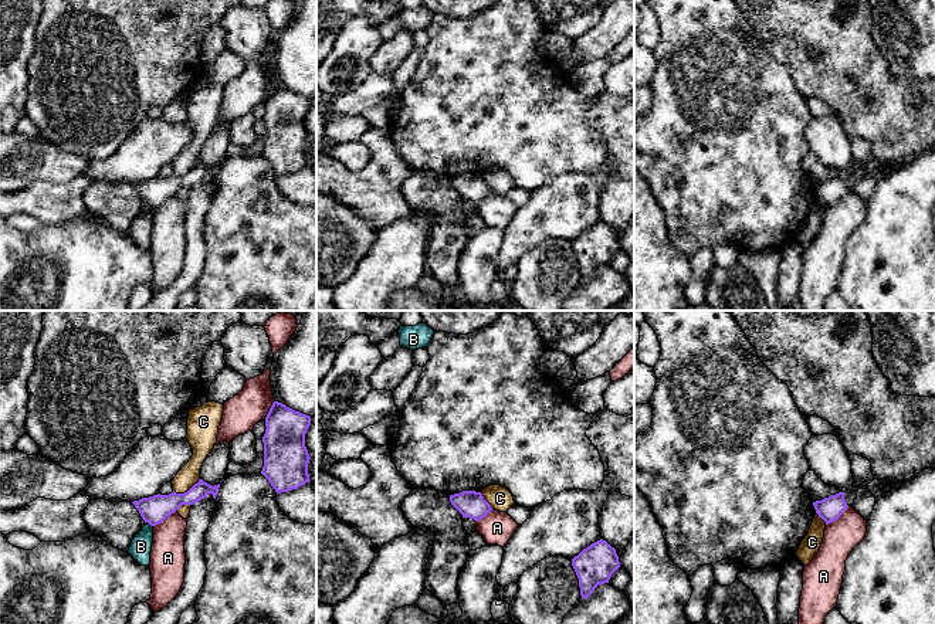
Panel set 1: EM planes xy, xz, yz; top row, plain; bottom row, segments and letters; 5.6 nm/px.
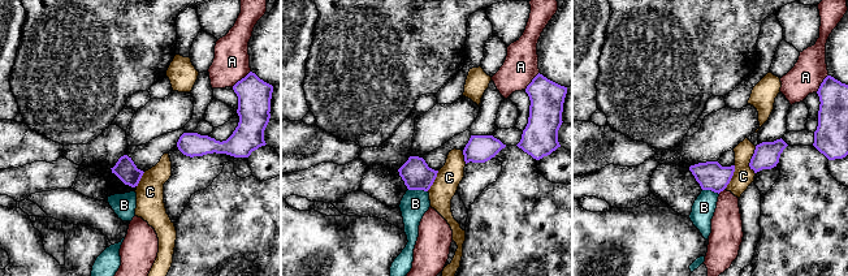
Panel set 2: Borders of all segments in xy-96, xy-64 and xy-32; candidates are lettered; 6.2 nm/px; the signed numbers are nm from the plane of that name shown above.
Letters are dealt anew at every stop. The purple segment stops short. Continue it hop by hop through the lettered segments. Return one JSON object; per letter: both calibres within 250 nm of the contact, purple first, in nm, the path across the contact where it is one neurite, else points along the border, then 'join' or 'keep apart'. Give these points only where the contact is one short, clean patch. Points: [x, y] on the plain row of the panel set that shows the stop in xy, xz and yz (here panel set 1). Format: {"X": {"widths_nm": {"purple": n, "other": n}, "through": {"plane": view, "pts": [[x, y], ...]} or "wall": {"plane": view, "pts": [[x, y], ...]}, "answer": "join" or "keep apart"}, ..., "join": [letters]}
{"A": {"widths_nm": {"purple": 140, "other": 190}, "answer": "keep apart"}, "B": {"widths_nm": {"purple": 160, "other": 120}, "wall": {"plane": "xy", "pts": [[149, 206], [152, 209]]}, "answer": "keep apart"}, "C": {"widths_nm": {"purple": 160, "other": 120}, "wall": {"plane": "xy", "pts": [[199, 160], [186, 173], [173, 173]]}, "answer": "keep apart"}, "join": []}

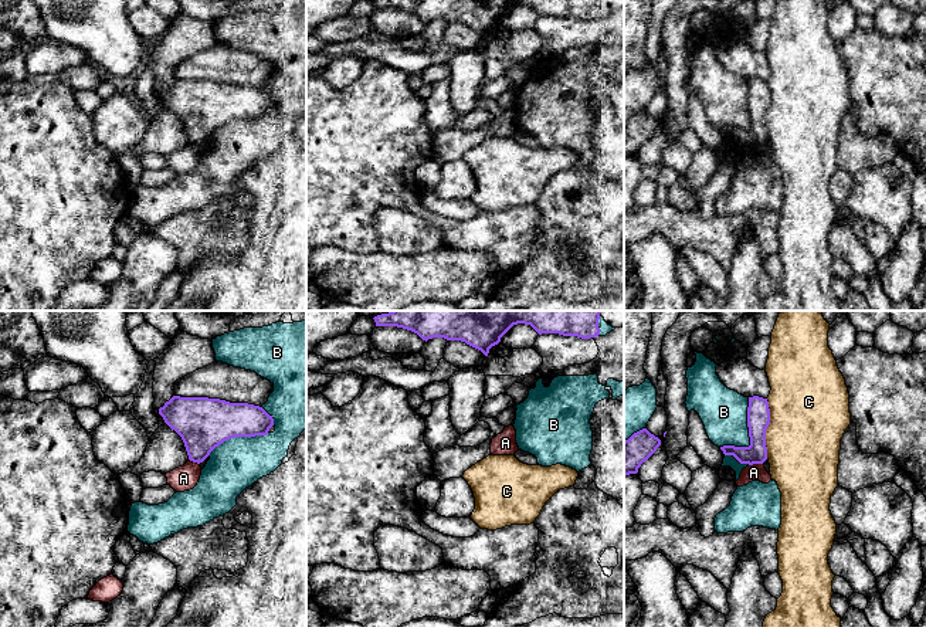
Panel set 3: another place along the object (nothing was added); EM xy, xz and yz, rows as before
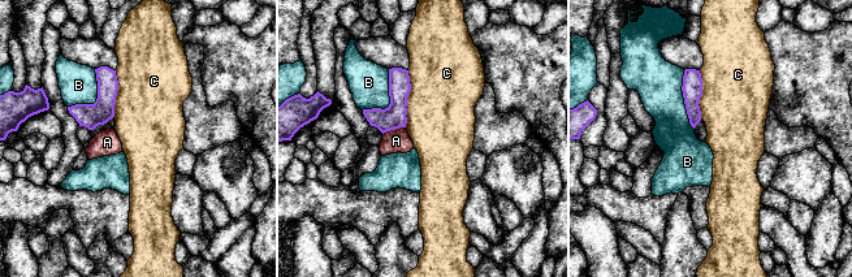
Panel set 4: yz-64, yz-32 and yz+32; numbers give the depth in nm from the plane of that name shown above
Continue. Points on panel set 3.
{"A": {"widths_nm": {"purple": 130, "other": 100}, "wall": {"plane": "yz", "pts": [[762, 145], [749, 148]]}, "answer": "keep apart"}, "B": {"widths_nm": {"purple": 130, "other": 260}, "answer": "keep apart"}, "C": {"widths_nm": {"purple": 130, "other": 440}, "wall": {"plane": "yz", "pts": [[766, 81], [769, 91], [769, 108], [766, 112], [767, 141]]}, "answer": "keep apart"}, "join": []}

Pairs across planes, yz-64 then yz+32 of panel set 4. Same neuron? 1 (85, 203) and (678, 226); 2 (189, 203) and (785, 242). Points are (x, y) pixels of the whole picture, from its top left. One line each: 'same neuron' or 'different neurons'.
1: different neurons
2: same neuron

